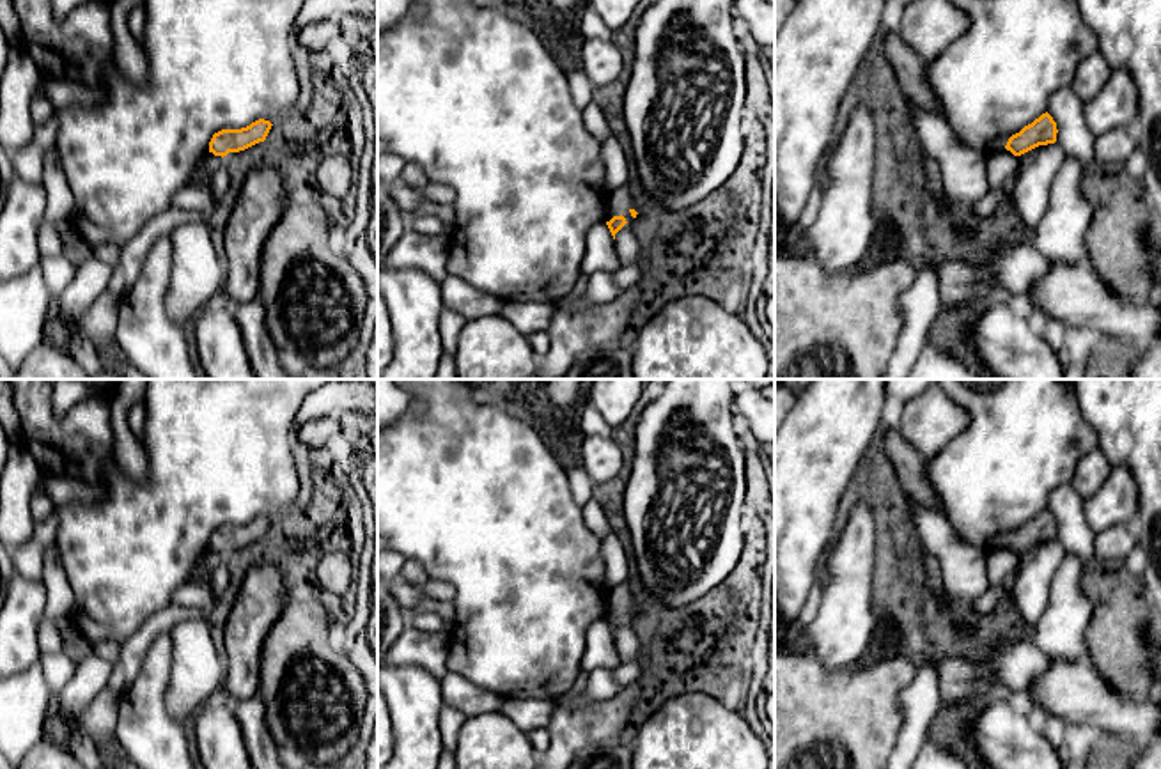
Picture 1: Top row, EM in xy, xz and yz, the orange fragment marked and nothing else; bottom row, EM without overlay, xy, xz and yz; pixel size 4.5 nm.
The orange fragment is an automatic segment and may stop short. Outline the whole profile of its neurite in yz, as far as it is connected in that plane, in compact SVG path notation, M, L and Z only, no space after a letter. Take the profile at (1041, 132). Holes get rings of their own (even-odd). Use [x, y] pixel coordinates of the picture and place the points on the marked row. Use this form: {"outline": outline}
{"outline": "M1046 112L1032 124L1025 126L1019 133L1012 135L1005 145L1014 156L1021 156L1039 145L1048 145L1056 142L1056 122Z"}

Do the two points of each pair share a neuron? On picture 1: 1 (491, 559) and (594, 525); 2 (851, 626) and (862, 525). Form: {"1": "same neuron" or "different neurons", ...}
{"1": "different neurons", "2": "same neuron"}

